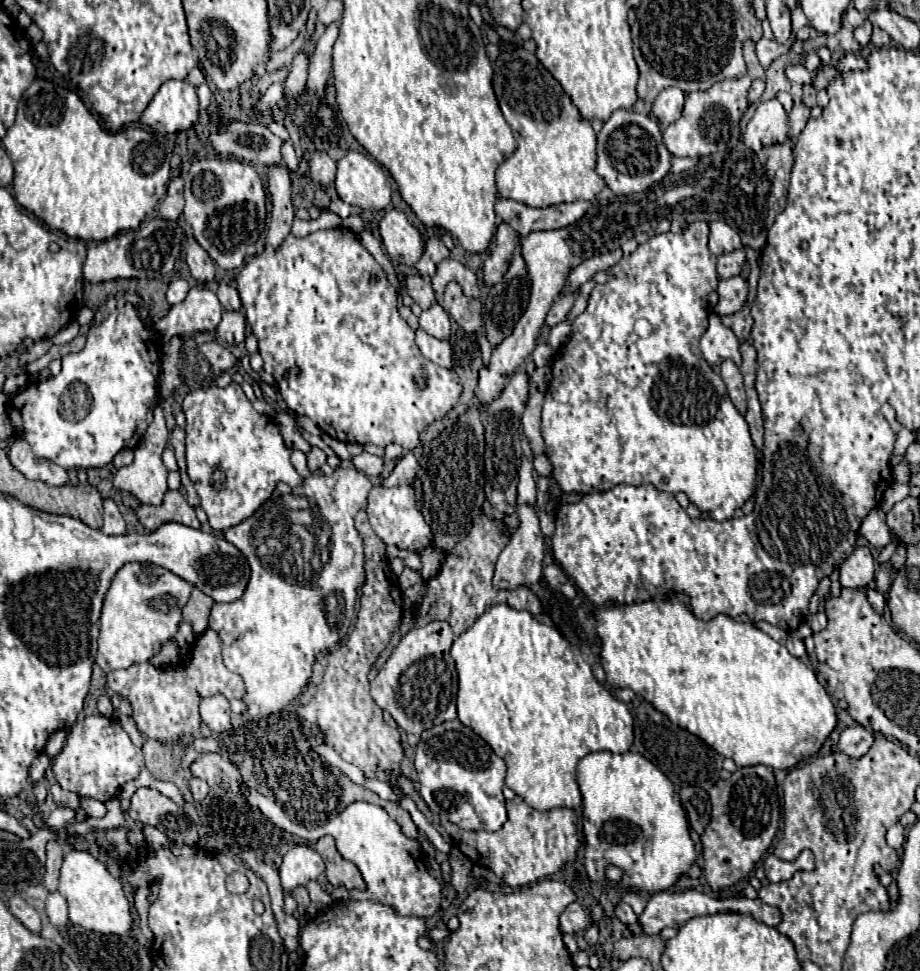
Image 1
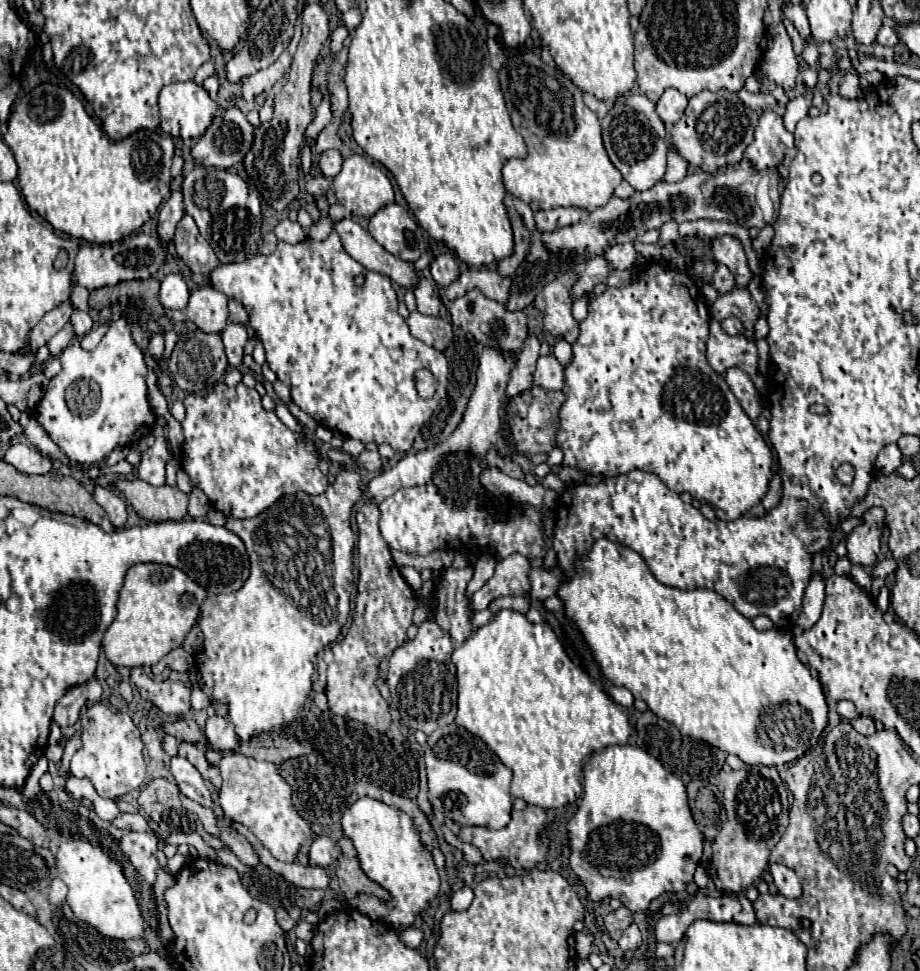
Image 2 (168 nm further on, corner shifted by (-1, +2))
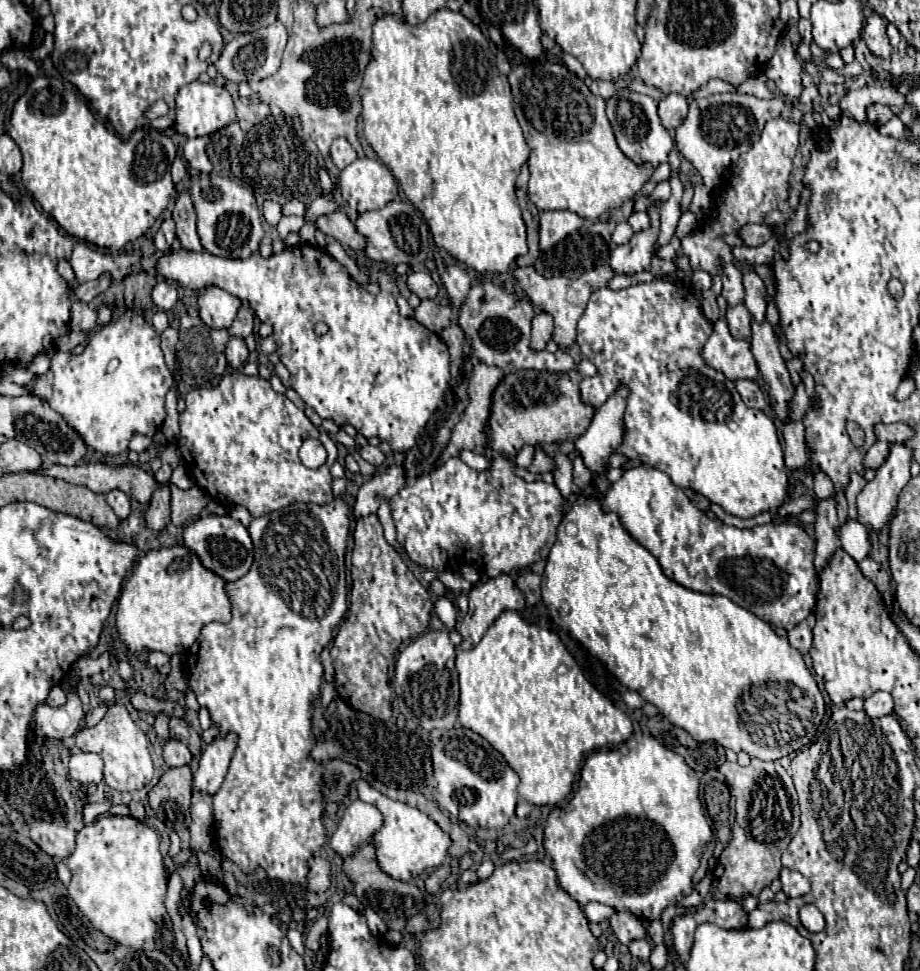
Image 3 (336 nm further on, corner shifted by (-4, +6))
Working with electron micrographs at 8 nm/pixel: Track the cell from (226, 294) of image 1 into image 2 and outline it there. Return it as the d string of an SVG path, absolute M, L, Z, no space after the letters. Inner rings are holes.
M229 301L229 321L231 323L239 323L239 325L247 325L249 317L247 317L247 311L243 309L243 305L239 301Z

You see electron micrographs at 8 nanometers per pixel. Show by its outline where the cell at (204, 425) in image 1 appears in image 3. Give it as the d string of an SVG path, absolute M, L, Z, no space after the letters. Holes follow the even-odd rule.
M240 371L226 373L220 385L206 389L192 389L186 395L186 411L180 415L180 439L178 449L182 459L192 473L198 487L210 493L212 499L222 503L224 507L242 505L250 511L252 517L260 517L282 509L294 501L314 501L314 503L330 503L332 495L332 475L330 465L336 461L338 451L334 441L320 433L286 395L276 393L270 387L270 381L262 377L246 377ZM314 437L320 439L328 451L328 459L320 469L306 469L298 459L298 449L304 439Z

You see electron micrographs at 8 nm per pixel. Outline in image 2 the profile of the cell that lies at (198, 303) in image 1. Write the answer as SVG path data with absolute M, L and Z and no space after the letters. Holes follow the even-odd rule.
M201 287L191 293L187 315L205 333L221 333L227 327L227 297L213 287Z

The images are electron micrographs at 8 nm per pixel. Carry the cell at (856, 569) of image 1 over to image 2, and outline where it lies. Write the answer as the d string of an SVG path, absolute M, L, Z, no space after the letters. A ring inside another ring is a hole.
M871 507L863 513L861 517L861 525L857 525L849 537L847 537L847 557L855 563L855 565L873 565L875 559L877 559L877 553L879 553L879 545L881 545L881 535L883 535L883 529L881 525L885 525L885 511L881 507Z

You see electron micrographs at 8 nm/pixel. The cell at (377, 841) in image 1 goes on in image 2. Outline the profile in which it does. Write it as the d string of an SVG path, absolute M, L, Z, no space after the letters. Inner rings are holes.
M361 797L345 811L341 823L343 823L343 833L355 843L355 849L359 853L359 863L365 875L375 883L379 883L381 887L385 887L393 897L391 903L385 903L375 897L359 895L353 897L349 903L357 911L371 917L373 921L383 919L389 925L409 927L415 921L415 915L423 911L429 905L429 901L439 893L439 875L433 863L433 855L421 843L413 819L403 811L385 805L383 801Z

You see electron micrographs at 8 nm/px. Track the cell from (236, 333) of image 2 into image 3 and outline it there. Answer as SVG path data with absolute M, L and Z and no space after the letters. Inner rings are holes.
M230 337L226 345L226 359L232 369L242 369L242 365L248 359L248 347L242 337Z

